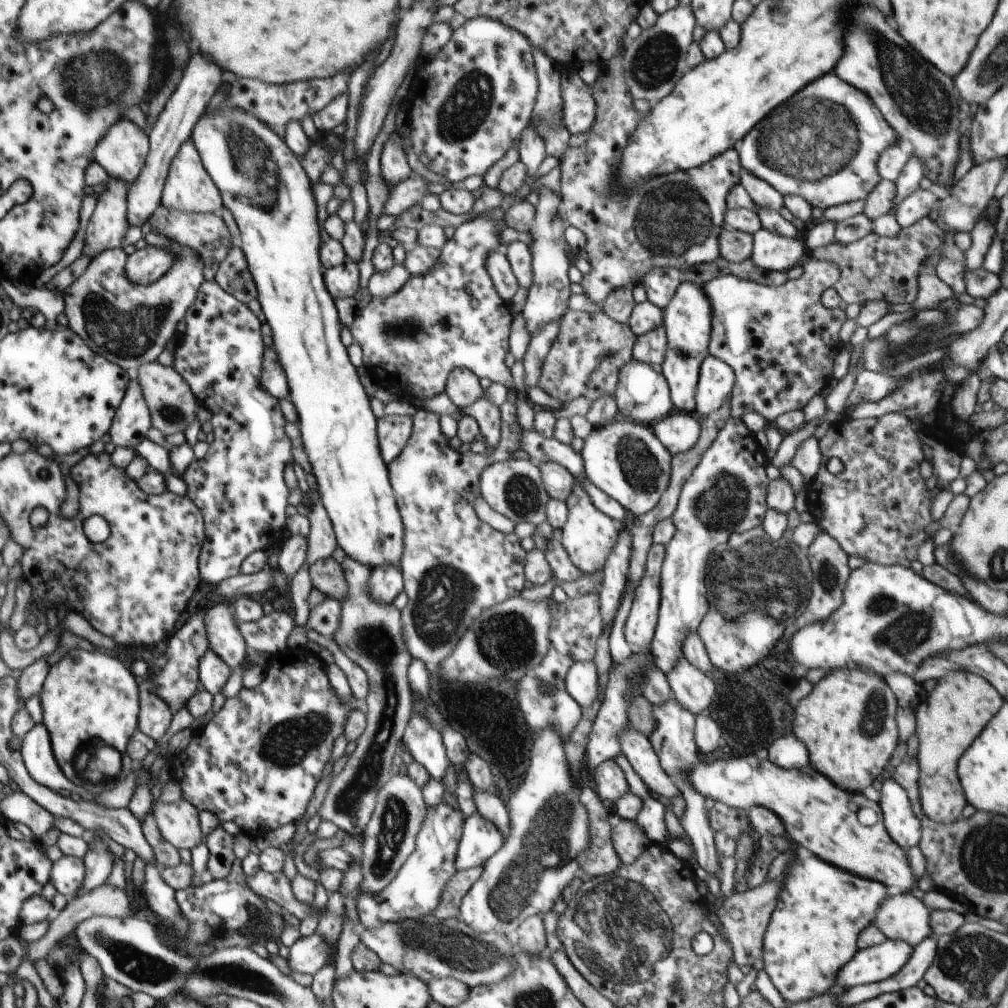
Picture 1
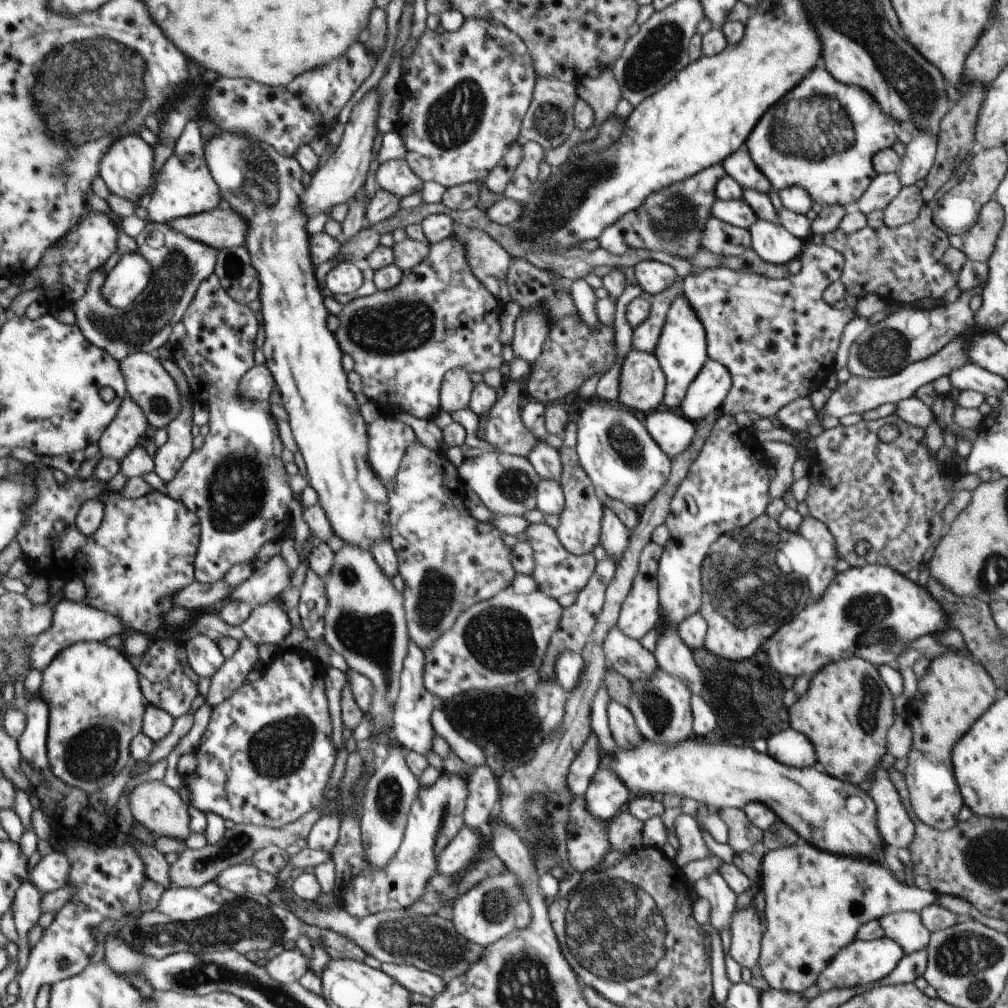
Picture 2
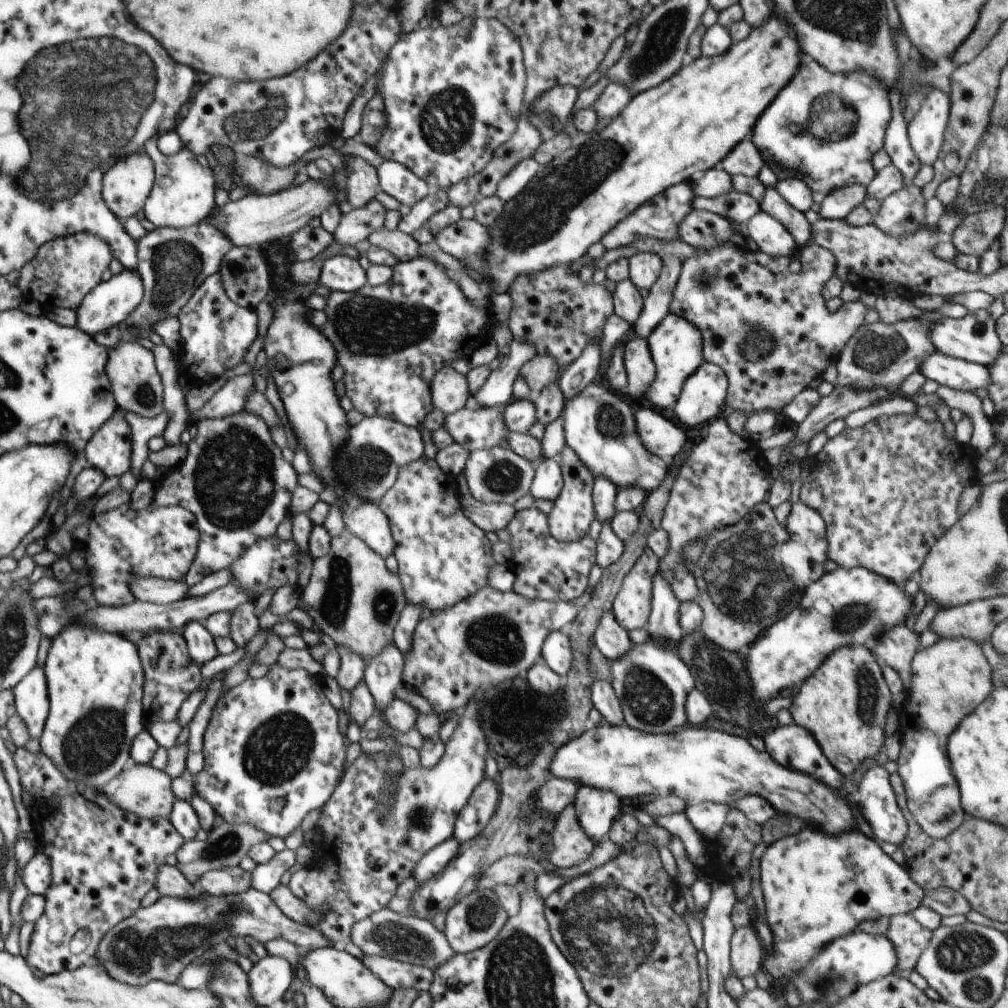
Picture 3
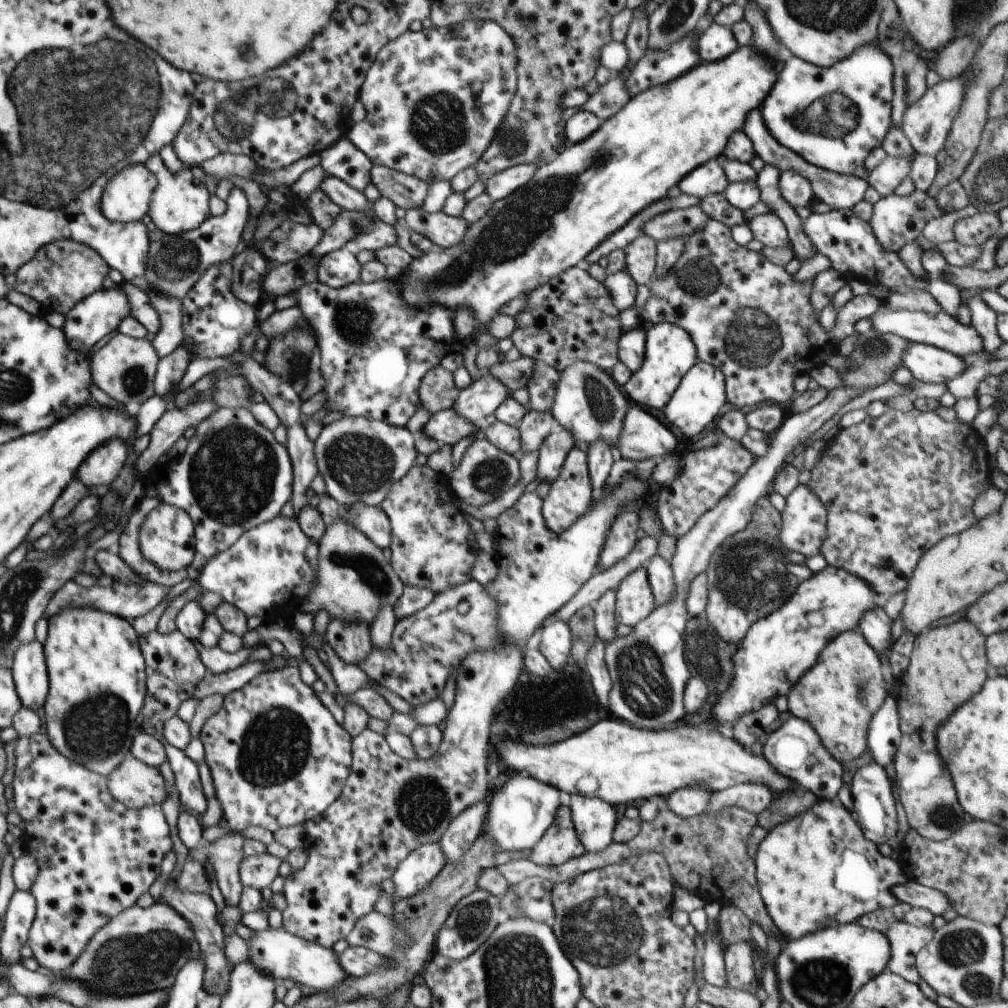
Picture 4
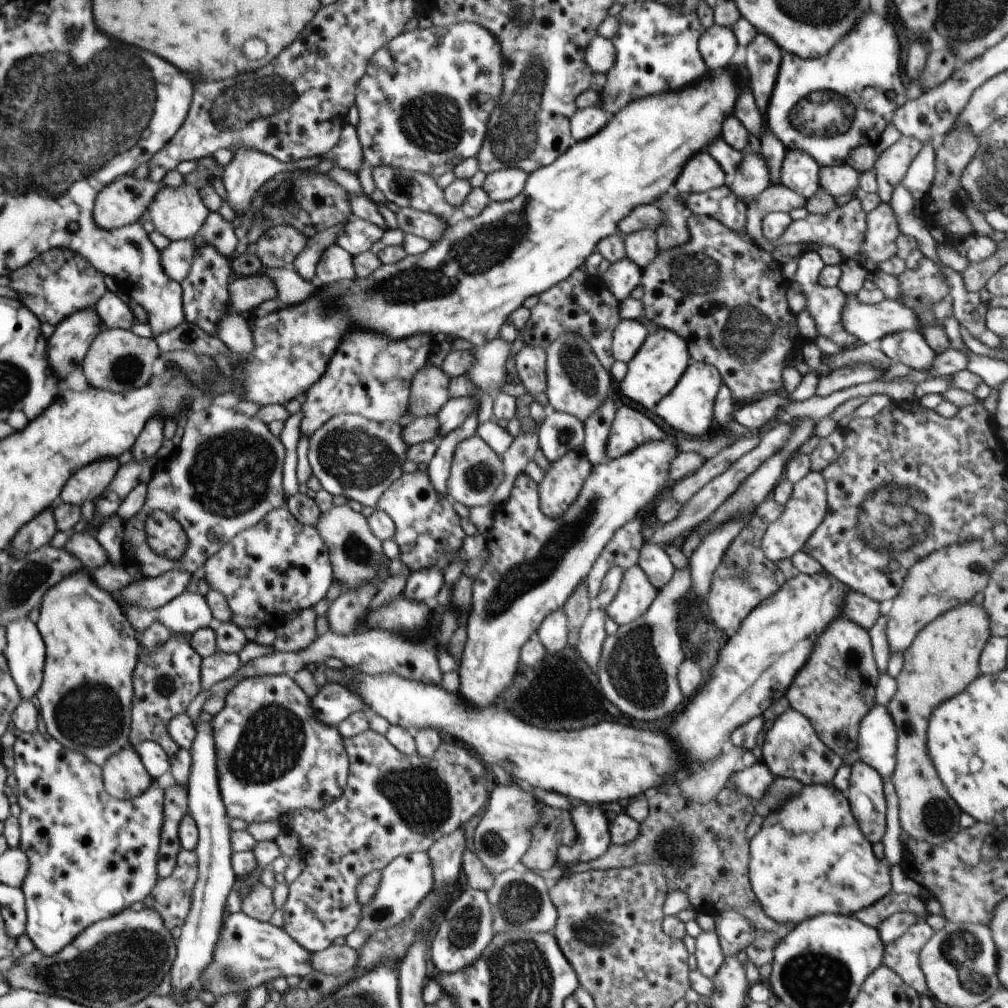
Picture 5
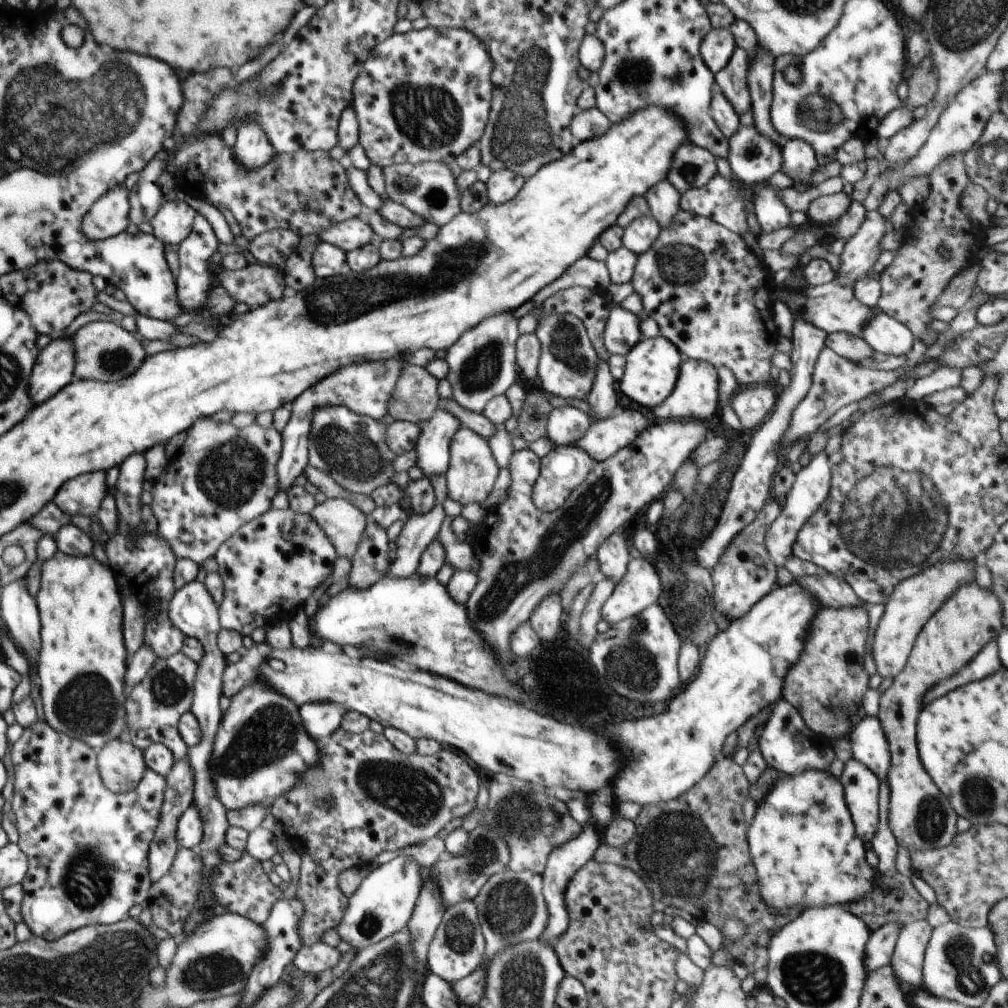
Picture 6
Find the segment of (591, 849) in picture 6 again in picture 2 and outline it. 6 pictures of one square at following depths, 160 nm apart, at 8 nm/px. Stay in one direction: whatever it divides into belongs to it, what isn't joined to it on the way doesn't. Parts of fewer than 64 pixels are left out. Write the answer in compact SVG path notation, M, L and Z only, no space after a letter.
M604 762L594 773L585 792L587 809L592 816L607 822L612 820L622 805L628 802L628 796L630 796L628 787Z

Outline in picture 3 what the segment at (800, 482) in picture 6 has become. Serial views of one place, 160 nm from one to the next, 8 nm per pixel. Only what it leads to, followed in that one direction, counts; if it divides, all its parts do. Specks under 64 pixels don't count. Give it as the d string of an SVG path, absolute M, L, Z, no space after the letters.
M798 500L792 504L785 527L790 539L804 544L812 551L814 562L810 580L817 581L826 573L824 563L827 560L828 543L824 519L814 508Z

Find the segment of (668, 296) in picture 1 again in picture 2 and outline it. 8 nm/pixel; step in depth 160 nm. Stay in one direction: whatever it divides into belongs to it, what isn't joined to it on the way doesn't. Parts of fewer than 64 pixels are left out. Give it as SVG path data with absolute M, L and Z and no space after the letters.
M644 259L634 268L639 285L653 296L665 291L679 278L672 266L660 261Z

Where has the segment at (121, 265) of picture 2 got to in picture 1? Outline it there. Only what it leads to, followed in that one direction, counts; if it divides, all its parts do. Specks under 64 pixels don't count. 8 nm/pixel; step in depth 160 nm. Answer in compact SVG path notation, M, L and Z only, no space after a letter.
M148 245L128 255L125 273L132 282L148 286L170 272L176 260L170 249Z

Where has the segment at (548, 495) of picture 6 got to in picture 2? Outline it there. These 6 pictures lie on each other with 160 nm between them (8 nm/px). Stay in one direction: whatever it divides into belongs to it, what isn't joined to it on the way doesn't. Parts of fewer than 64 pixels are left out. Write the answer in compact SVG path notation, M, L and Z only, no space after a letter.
M570 422L565 426L564 444L558 450L563 464L560 484L565 496L565 507L559 516L559 526L555 530L562 546L573 555L587 555L599 544L604 506L594 493L595 486L584 472L578 460L576 448L577 424Z

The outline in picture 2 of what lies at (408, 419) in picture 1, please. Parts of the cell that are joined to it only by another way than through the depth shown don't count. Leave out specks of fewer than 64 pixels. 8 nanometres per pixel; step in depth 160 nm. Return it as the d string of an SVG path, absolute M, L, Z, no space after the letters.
M379 417L367 426L369 463L385 486L396 476L406 449L417 440L415 432L397 418Z

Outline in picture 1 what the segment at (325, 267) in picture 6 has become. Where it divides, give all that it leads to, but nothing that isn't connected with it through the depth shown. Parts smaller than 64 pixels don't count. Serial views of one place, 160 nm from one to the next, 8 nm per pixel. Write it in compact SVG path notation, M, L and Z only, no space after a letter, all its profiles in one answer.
M354 261L325 269L324 282L334 299L353 297L360 289L358 265Z

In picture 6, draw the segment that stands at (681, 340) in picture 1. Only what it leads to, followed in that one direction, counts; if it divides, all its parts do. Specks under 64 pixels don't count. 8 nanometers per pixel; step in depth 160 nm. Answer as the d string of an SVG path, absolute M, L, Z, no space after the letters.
M660 334L649 339L640 339L625 356L625 371L619 380L620 390L640 406L654 408L662 404L670 396L678 380L679 368L683 363L680 353L671 340Z

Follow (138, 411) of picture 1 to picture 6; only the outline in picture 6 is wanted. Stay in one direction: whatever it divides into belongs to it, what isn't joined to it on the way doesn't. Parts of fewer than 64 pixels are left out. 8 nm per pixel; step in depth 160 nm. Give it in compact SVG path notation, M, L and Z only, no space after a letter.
M94 471L69 480L57 492L53 501L70 516L97 514L108 492L106 472Z

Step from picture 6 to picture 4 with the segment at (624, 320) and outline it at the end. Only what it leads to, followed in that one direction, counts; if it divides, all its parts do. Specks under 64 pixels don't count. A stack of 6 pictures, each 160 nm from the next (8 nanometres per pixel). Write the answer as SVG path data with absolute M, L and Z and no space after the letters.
M646 326L624 330L617 343L617 356L630 372L638 372L644 362Z

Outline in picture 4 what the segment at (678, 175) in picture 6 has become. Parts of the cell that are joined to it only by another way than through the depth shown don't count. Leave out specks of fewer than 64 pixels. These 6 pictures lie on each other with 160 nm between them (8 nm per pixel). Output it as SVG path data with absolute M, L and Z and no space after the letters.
M713 159L686 174L677 185L676 191L702 199L715 193L723 194L728 184L721 162Z

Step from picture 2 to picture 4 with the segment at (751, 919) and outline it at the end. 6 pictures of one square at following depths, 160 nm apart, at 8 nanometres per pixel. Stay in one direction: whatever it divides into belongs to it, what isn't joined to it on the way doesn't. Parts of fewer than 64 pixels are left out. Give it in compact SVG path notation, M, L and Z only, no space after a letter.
M744 940L734 942L725 949L726 987L744 990L744 986L756 982L753 948L755 944L751 940Z

